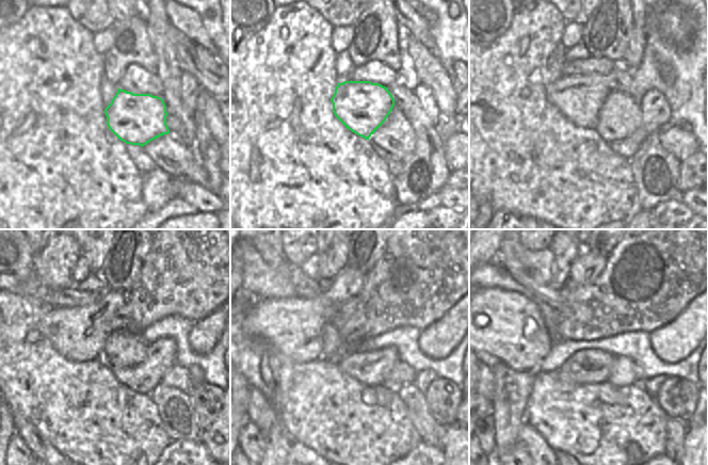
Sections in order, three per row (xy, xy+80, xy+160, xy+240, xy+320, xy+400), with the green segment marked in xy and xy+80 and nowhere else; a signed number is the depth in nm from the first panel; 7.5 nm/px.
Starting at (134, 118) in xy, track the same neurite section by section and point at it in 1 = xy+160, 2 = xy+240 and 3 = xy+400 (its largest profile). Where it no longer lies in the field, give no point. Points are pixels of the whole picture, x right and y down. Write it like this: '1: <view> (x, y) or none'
1: xy+160 (579, 97)
2: xy+240 (79, 334)
3: xy+400 (505, 324)

